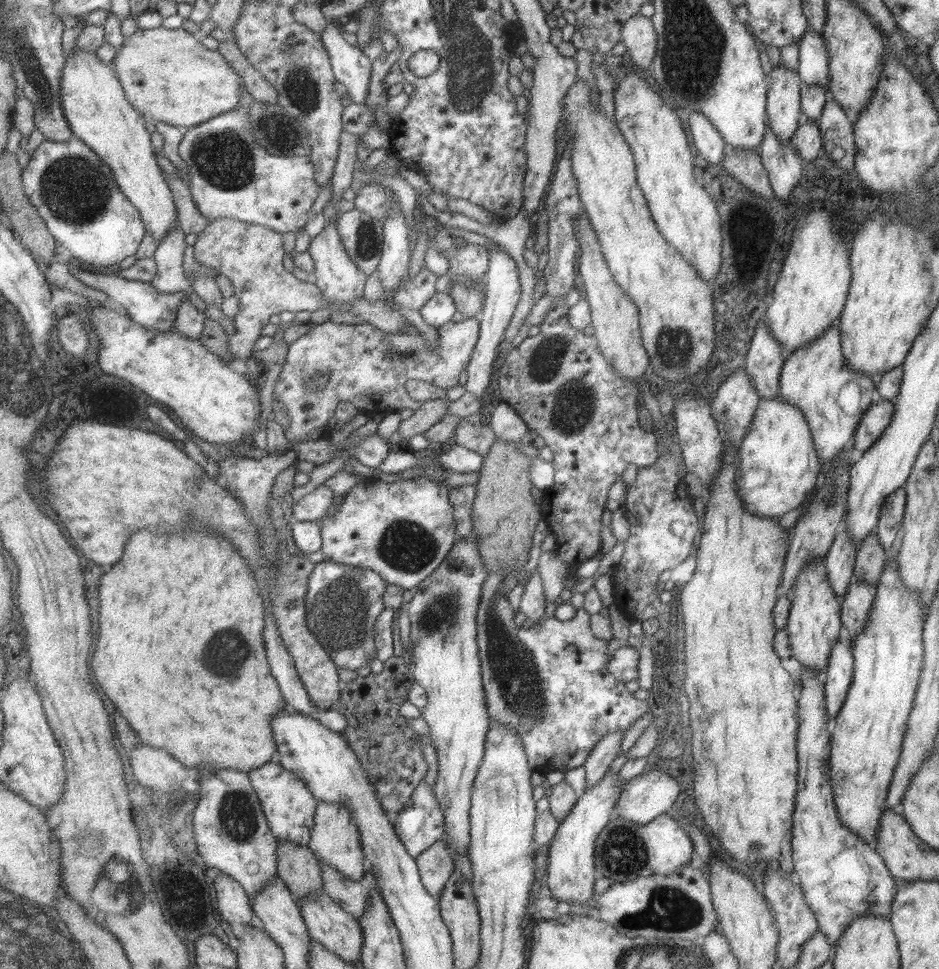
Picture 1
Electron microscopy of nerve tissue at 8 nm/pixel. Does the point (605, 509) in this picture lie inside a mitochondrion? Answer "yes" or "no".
no

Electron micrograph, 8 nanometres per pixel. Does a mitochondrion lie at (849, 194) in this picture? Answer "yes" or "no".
no

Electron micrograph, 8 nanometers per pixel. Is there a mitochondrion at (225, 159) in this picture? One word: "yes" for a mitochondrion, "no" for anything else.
yes

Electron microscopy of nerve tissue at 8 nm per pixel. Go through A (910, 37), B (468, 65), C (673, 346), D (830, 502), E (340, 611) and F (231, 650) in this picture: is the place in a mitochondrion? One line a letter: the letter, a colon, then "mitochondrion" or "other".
A: other
B: mitochondrion
C: mitochondrion
D: mitochondrion
E: mitochondrion
F: mitochondrion

